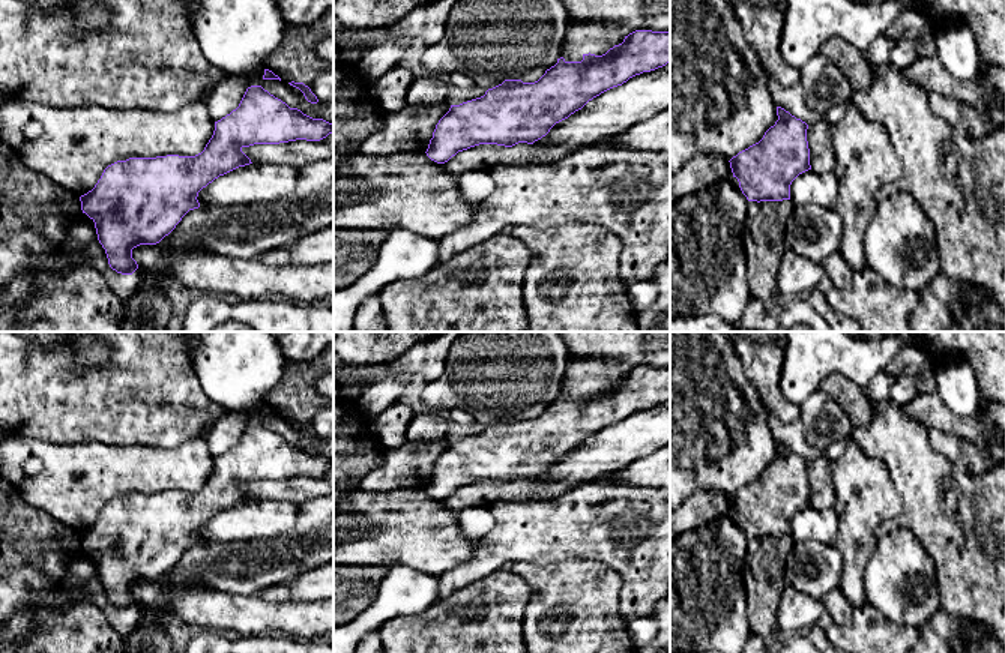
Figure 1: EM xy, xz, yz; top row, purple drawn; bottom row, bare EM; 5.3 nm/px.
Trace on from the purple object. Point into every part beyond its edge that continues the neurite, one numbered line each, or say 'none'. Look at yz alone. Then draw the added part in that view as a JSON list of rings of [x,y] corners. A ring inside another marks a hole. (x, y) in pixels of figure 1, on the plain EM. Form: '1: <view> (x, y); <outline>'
none

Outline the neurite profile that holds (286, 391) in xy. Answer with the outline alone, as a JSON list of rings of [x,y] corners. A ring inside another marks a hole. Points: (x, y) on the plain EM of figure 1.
[[[333,348],[323,350],[308,362],[288,362],[282,380],[266,393],[264,405],[284,419],[309,422],[315,413],[332,402],[317,392],[317,381],[333,371]]]

